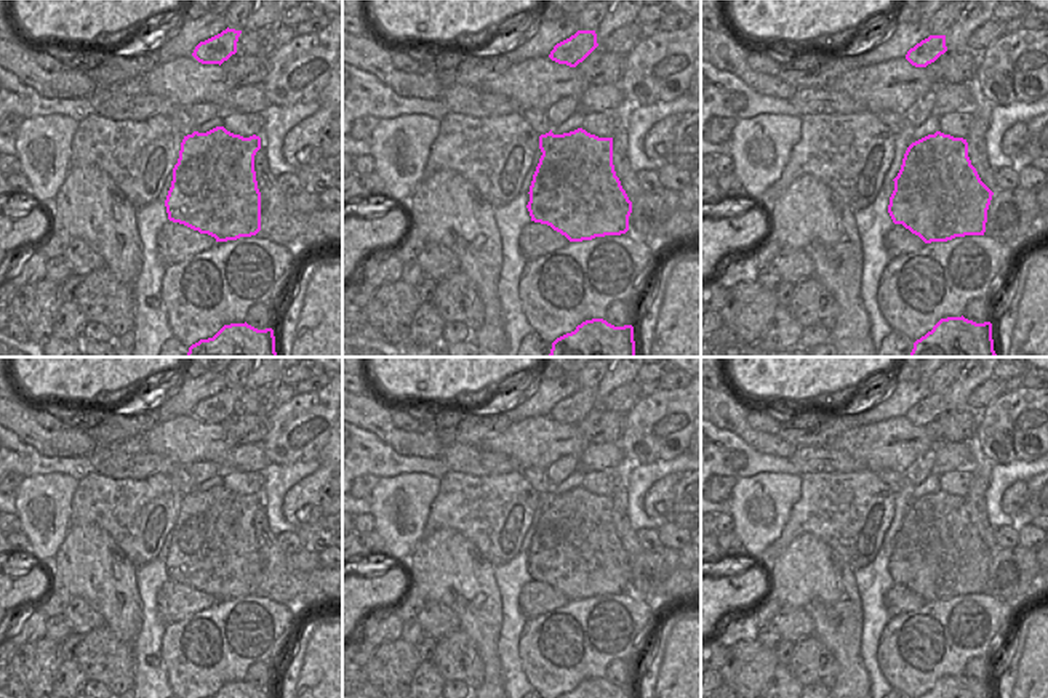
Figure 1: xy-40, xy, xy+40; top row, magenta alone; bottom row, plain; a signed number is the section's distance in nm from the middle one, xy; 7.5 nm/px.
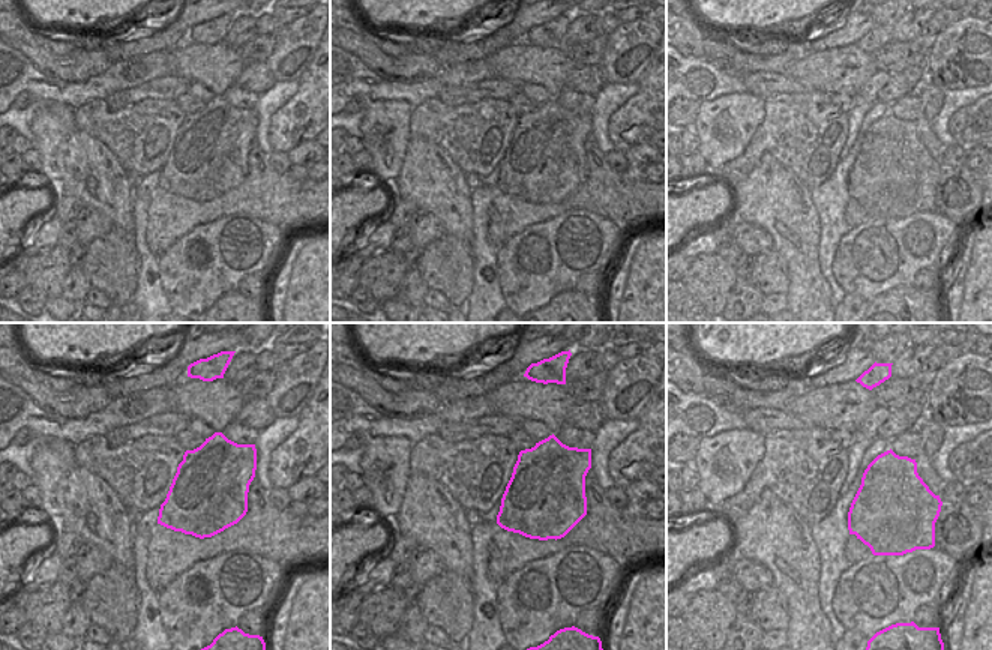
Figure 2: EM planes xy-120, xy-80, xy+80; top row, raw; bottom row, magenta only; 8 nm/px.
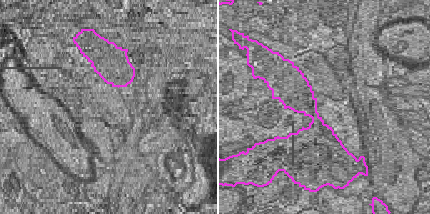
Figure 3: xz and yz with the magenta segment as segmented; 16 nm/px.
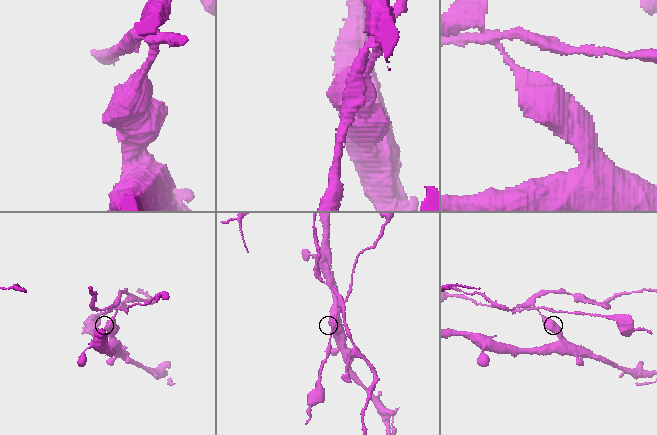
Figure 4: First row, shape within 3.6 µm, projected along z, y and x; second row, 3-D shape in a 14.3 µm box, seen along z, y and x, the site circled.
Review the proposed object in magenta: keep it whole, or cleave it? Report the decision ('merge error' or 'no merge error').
merge error

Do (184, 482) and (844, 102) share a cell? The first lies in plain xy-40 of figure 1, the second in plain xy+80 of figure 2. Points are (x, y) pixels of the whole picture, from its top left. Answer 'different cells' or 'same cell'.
same cell

